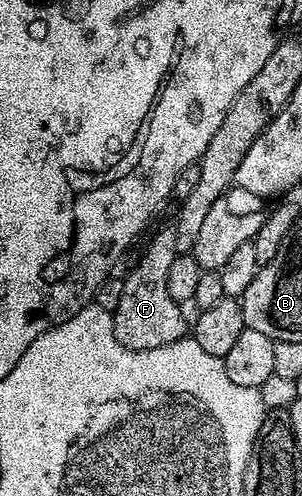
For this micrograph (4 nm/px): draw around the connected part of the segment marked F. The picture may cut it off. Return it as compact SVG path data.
M173 226L162 228L150 240L134 269L122 280L120 306L113 312L114 337L125 348L139 352L149 348L168 346L183 339L188 332L188 316L182 313L183 305L168 294L168 269L176 255L176 230Z

